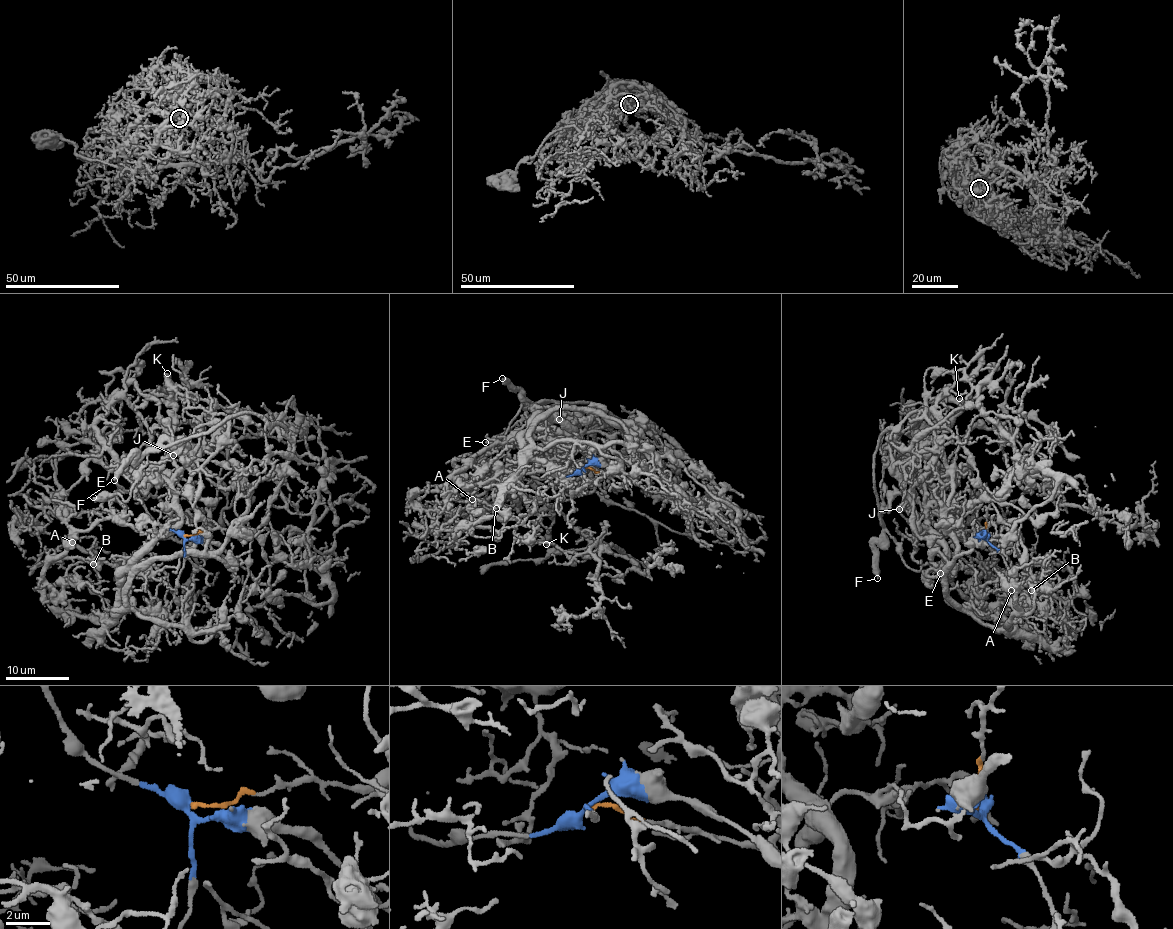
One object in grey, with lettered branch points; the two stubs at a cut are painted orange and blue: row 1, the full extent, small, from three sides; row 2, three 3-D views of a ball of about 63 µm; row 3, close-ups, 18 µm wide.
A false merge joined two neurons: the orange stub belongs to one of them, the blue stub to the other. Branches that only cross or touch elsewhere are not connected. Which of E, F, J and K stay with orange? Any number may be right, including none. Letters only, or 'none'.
J

